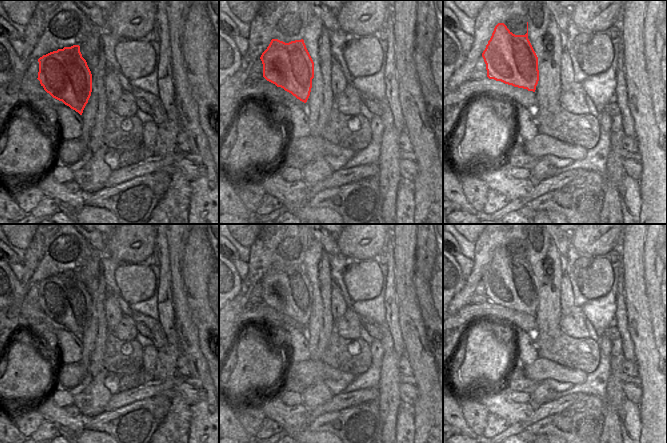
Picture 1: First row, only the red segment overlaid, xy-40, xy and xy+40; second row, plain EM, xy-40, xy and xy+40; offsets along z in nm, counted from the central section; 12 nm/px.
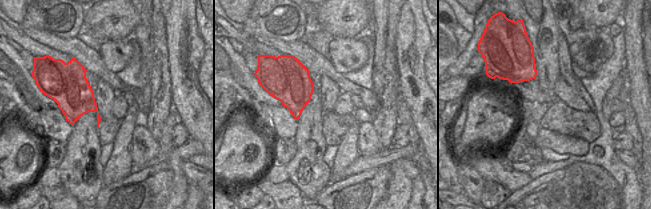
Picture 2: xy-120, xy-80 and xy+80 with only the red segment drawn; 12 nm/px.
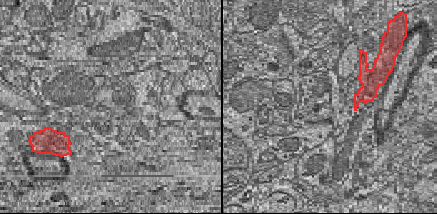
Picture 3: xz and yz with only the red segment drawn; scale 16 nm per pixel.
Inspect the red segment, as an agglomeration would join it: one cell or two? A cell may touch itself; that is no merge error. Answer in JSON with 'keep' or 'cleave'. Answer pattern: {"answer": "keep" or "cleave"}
{"answer": "cleave"}

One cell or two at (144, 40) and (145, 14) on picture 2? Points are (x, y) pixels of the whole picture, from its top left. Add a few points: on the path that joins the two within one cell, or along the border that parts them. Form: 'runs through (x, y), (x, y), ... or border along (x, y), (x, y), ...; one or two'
border along (141, 23), (150, 30); two

